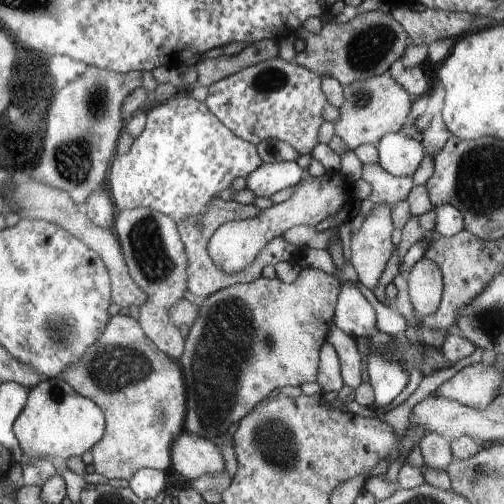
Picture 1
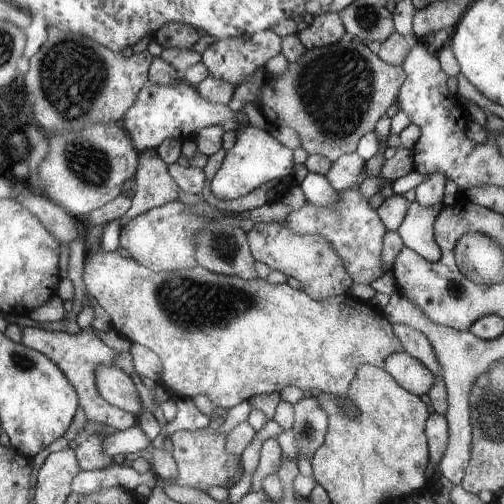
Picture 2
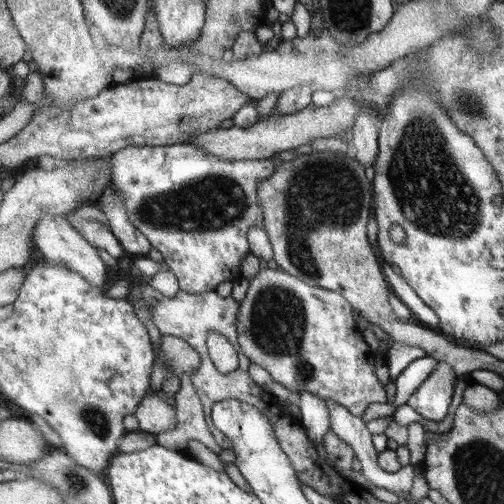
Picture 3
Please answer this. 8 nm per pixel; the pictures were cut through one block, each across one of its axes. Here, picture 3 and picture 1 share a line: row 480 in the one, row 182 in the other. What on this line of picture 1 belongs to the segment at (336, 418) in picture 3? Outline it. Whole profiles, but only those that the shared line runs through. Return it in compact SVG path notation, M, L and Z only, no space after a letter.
M363 162L363 170L361 170L361 178L371 186L371 194L367 200L371 200L375 206L389 206L391 210L403 202L409 194L409 190L413 188L411 184L411 176L401 176L395 178L391 174L387 174L379 162L369 164Z

